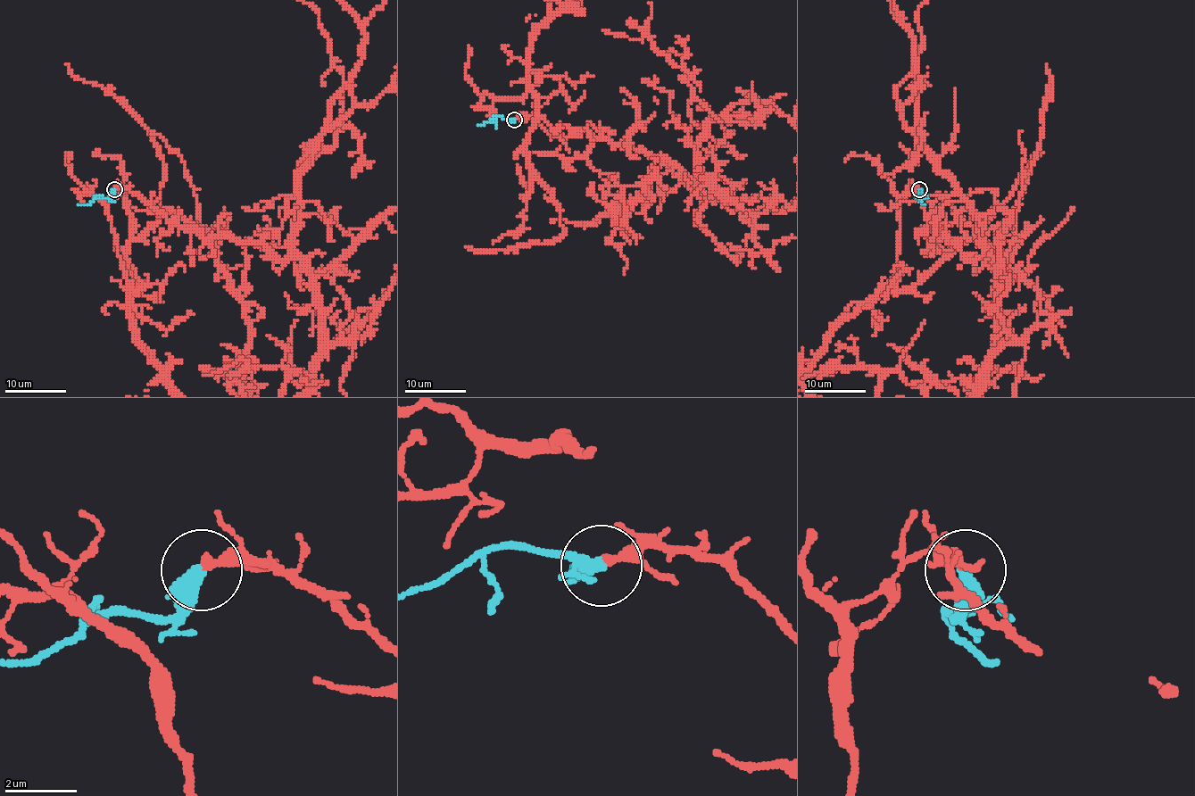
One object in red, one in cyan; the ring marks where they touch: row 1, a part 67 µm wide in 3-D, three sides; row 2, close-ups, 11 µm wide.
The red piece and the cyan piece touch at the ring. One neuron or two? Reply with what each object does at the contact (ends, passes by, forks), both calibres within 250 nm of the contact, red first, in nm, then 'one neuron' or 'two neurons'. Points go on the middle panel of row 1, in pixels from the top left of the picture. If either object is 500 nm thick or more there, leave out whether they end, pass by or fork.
red passes by; cyan ends; calibres 200 and 480 nm; one neuron

